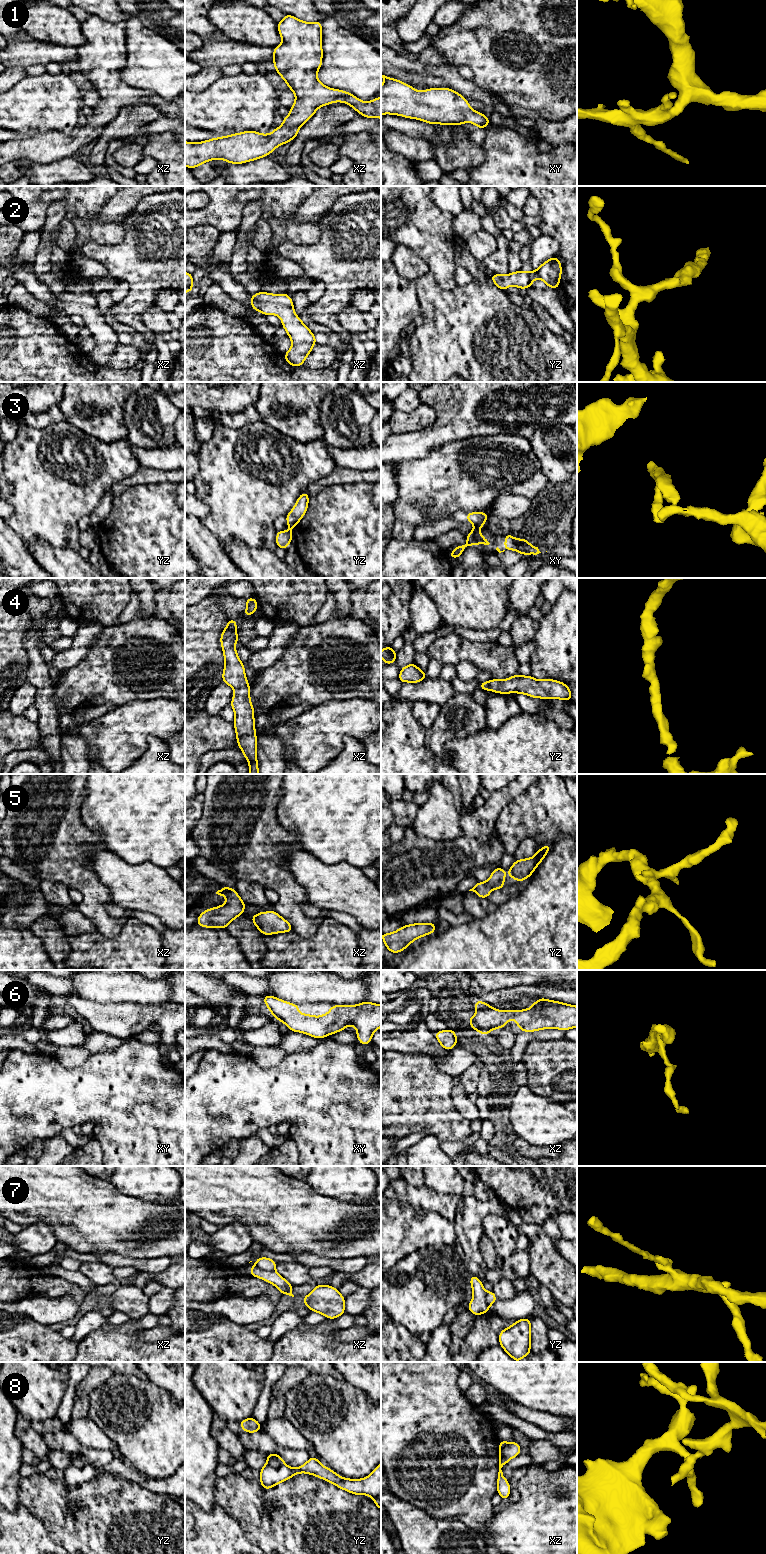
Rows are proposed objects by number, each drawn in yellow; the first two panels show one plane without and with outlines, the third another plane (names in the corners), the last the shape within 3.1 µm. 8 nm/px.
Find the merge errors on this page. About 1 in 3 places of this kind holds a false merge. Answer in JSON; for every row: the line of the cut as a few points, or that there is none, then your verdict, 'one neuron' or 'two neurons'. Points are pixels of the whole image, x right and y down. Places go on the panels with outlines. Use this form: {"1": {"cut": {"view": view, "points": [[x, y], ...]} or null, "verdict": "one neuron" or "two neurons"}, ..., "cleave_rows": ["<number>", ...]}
{"1": {"cut": null, "verdict": "one neuron"}, "2": {"cut": null, "verdict": "one neuron"}, "3": {"cut": {"view": "xy", "points": [[482, 525], [475, 527]]}, "verdict": "two neurons"}, "4": {"cut": null, "verdict": "one neuron"}, "5": {"cut": null, "verdict": "one neuron"}, "6": {"cut": null, "verdict": "one neuron"}, "7": {"cut": {"view": "xz", "points": [[255, 1266], [263, 1270], [274, 1270]]}, "verdict": "two neurons"}, "8": {"cut": {"view": "xz", "points": [[509, 1443], [502, 1450], [502, 1454], [508, 1460]]}, "verdict": "two neurons"}, "cleave_rows": ["3", "7", "8"]}

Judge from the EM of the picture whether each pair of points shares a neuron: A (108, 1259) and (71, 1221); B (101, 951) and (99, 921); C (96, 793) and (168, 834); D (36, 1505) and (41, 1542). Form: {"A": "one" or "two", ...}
{"A": "two", "B": "two", "C": "one", "D": "two"}

